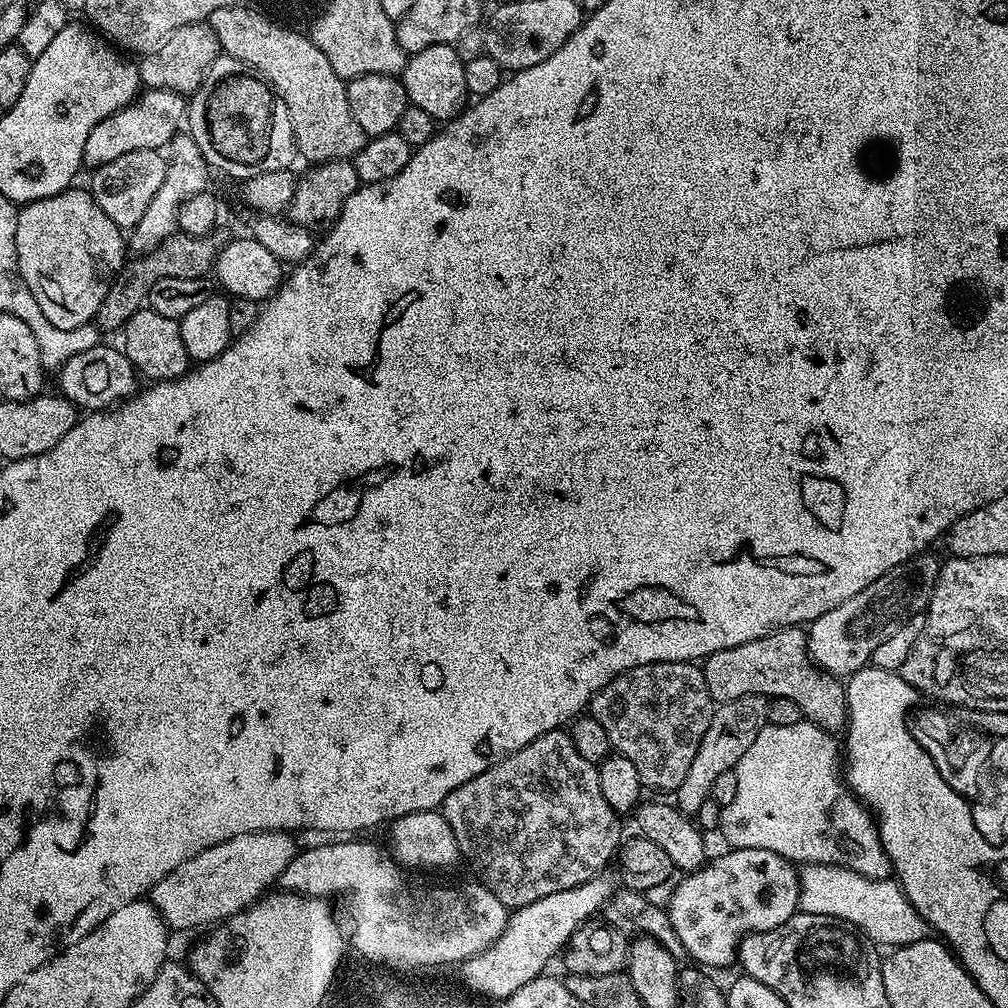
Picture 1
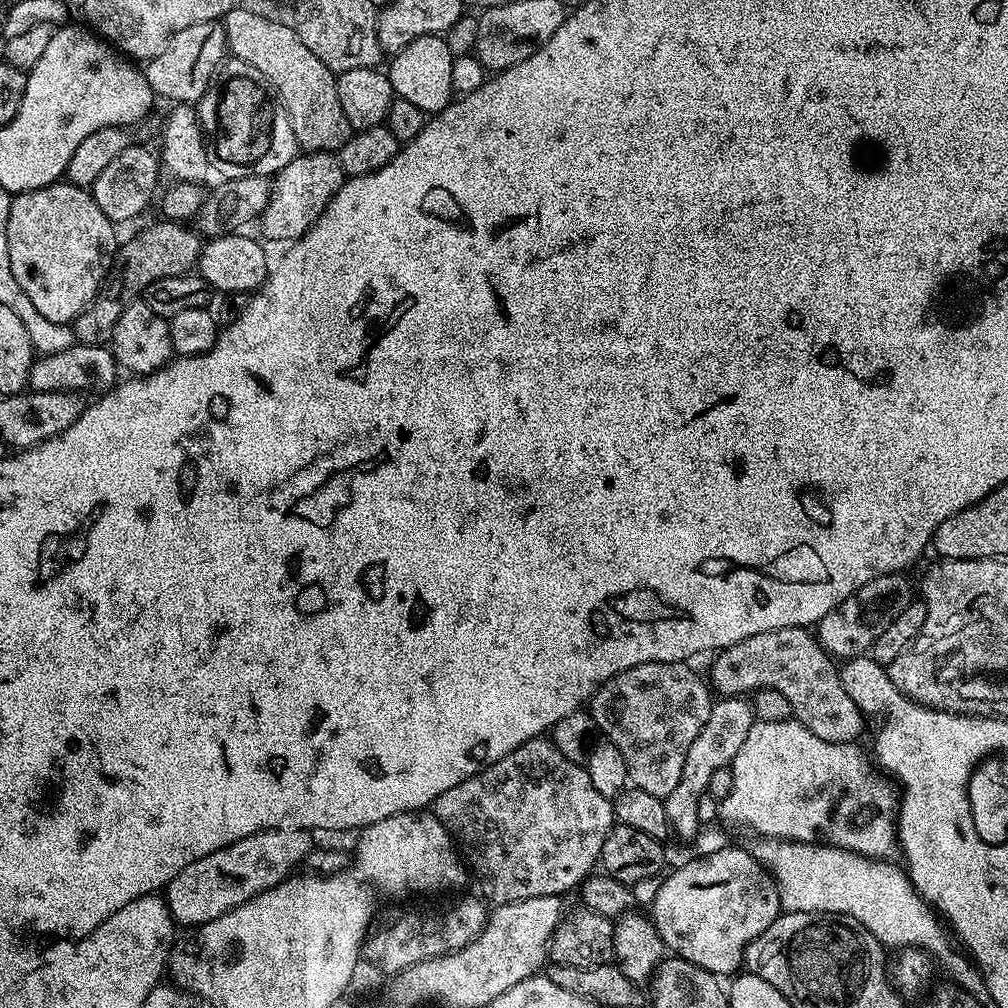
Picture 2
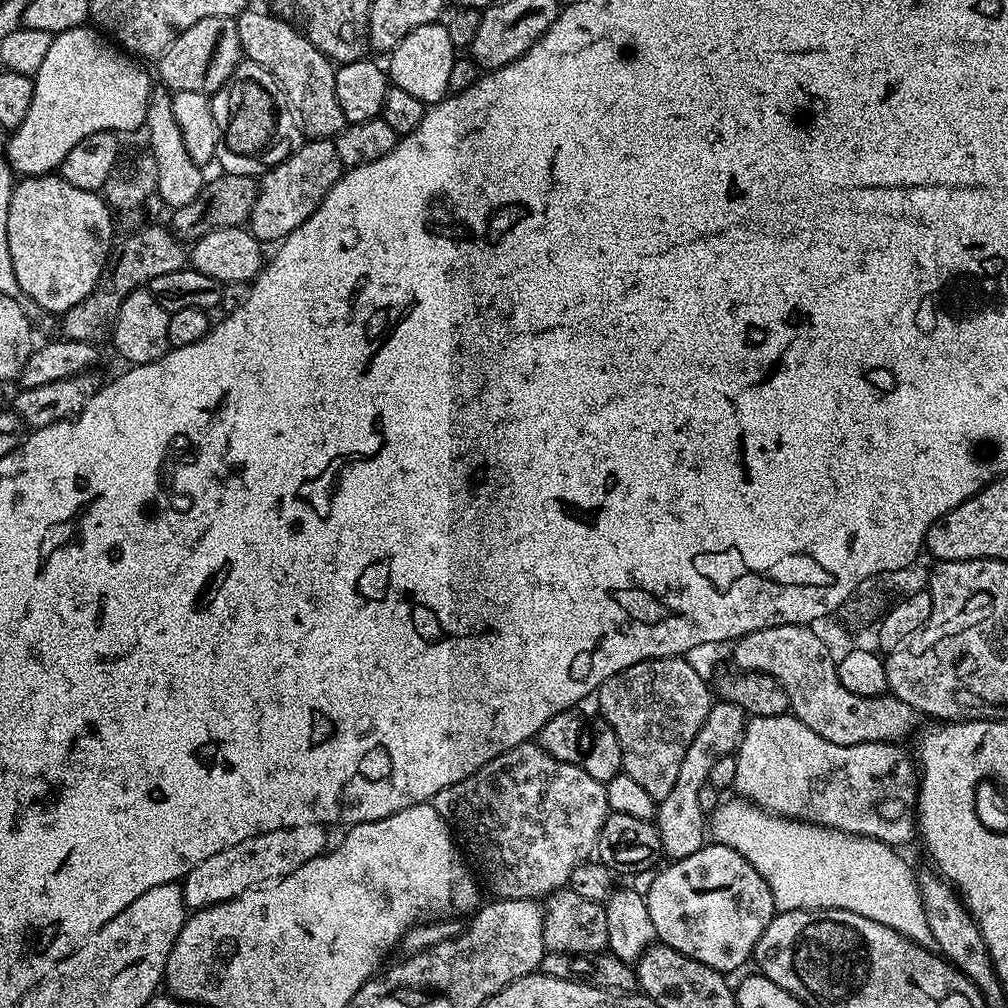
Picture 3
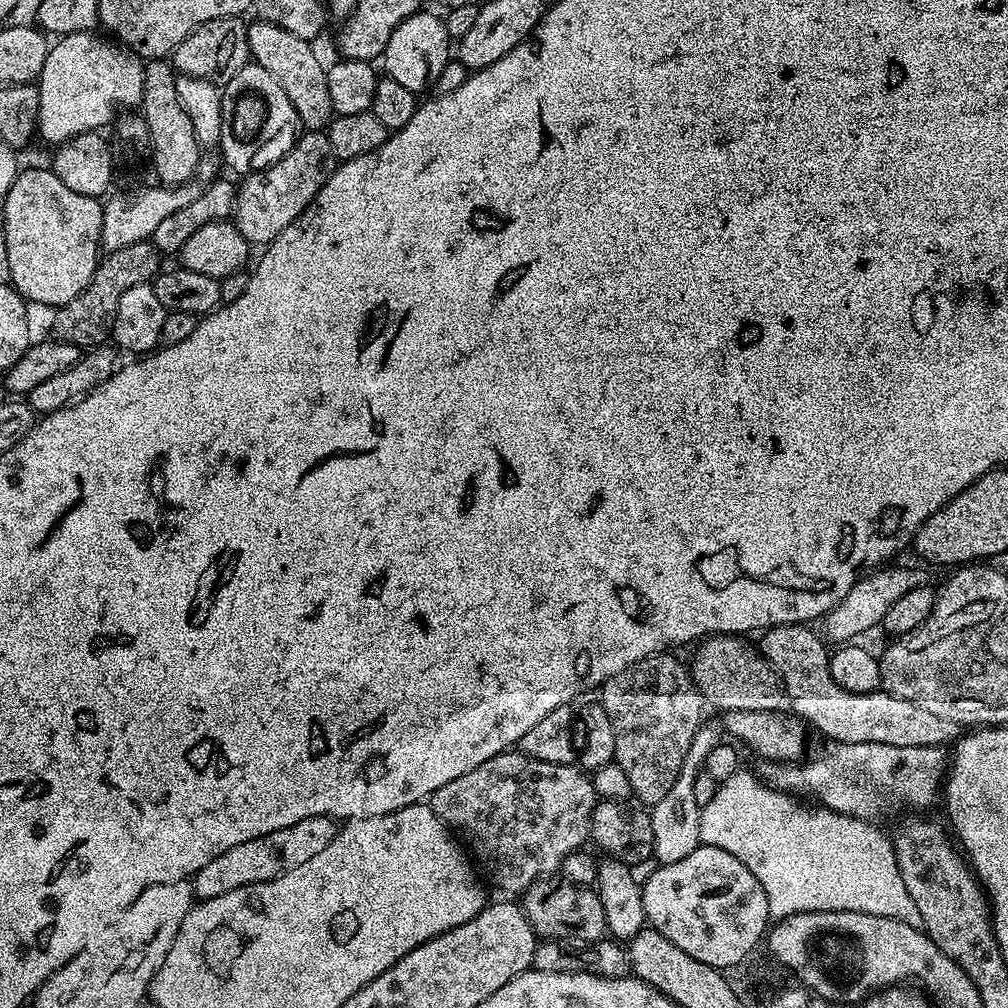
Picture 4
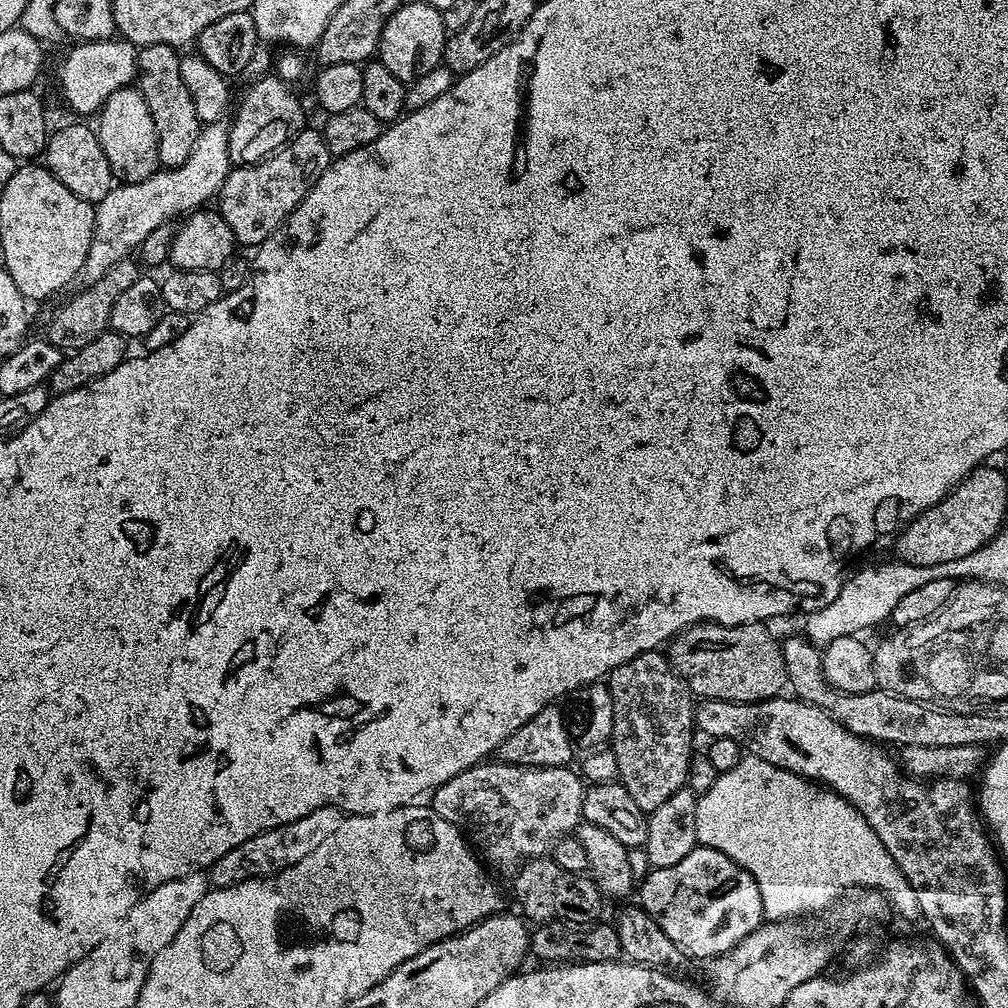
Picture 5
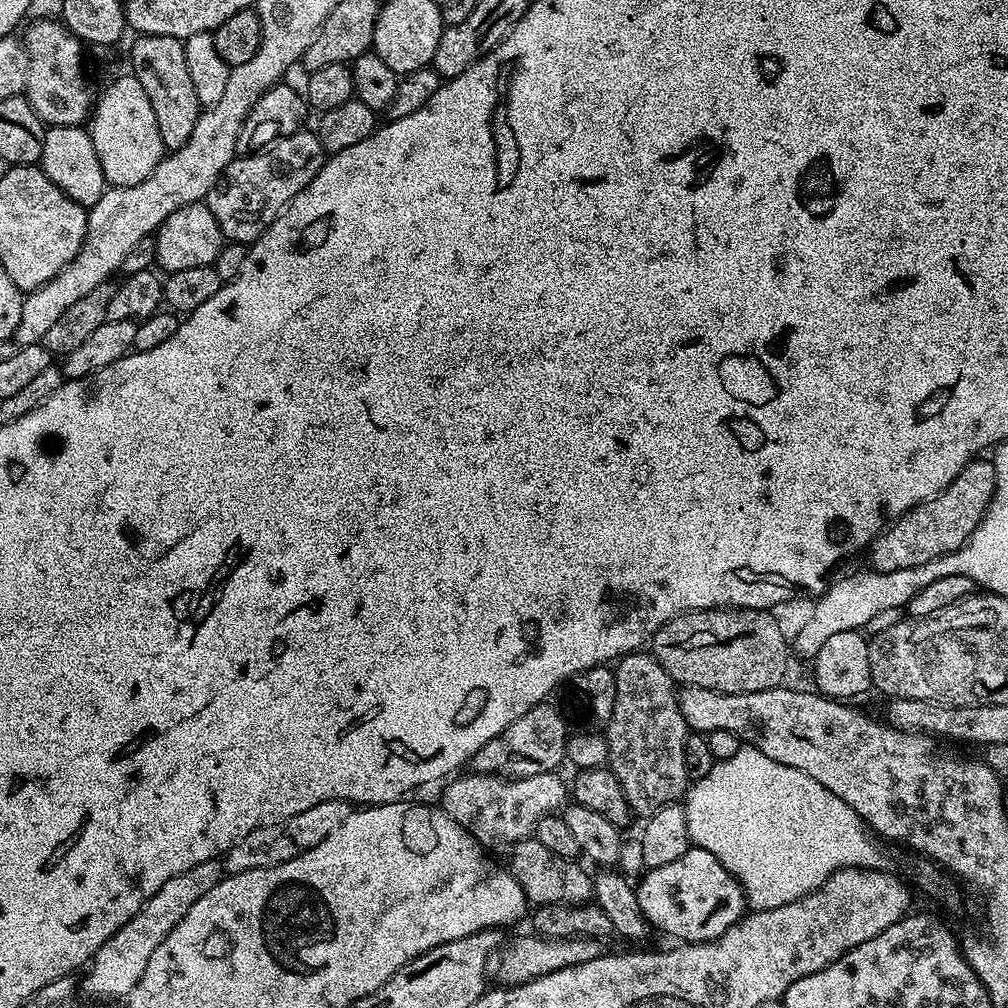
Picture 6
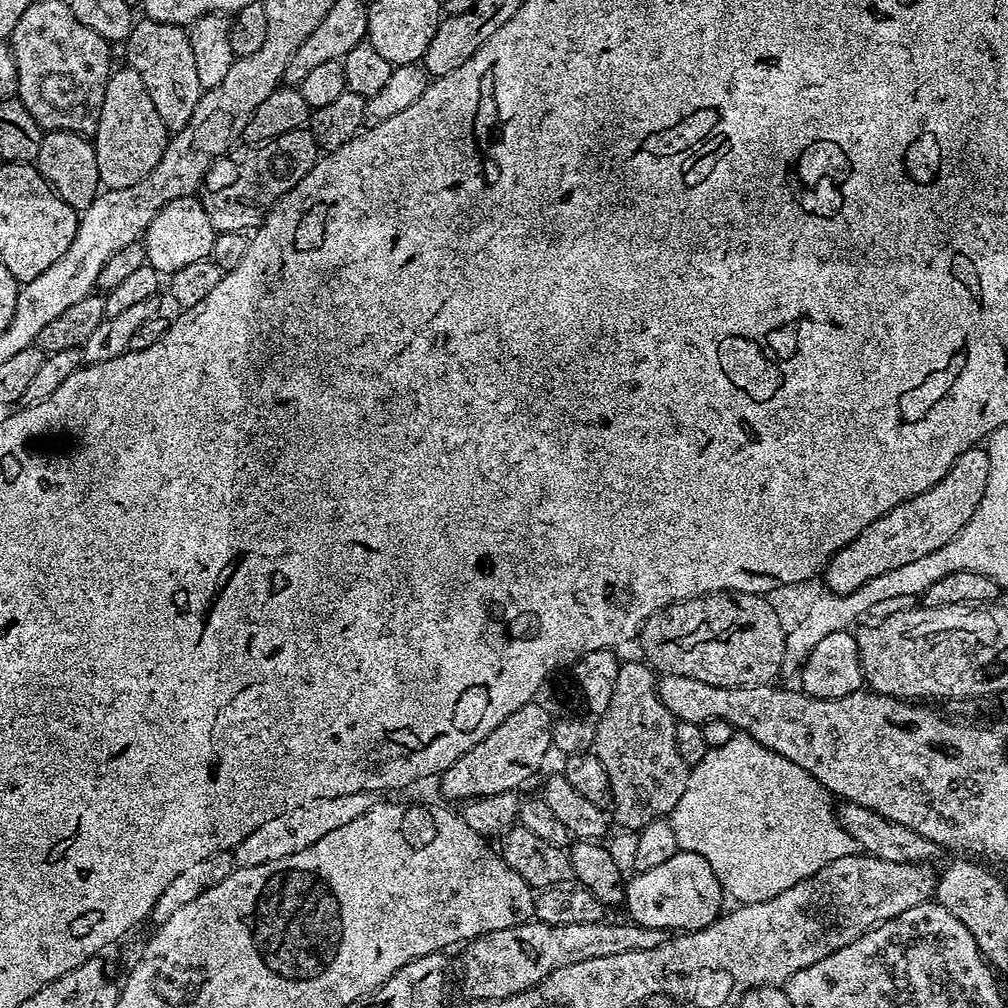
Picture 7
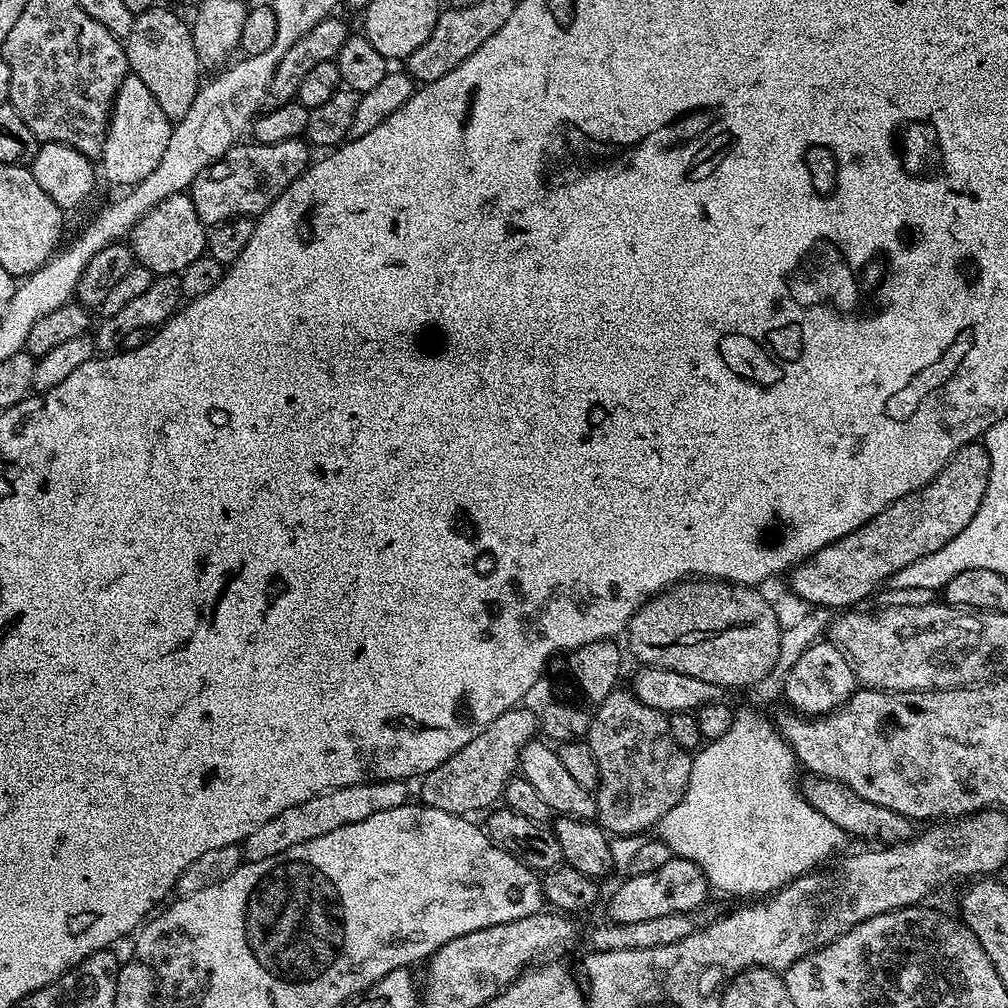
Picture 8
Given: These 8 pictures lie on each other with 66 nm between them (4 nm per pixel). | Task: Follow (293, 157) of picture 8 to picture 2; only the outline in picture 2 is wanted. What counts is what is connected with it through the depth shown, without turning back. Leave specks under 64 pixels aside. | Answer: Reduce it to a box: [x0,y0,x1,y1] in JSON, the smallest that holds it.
[258,152,346,240]

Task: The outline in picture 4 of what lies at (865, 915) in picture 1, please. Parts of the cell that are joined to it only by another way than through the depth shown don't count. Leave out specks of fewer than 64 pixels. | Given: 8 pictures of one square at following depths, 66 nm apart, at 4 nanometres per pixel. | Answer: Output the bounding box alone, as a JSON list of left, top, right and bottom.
[700,770,920,924]

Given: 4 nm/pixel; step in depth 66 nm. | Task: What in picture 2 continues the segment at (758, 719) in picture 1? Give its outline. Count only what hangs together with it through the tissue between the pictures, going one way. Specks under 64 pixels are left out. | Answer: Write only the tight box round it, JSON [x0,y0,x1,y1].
[663,698,754,840]

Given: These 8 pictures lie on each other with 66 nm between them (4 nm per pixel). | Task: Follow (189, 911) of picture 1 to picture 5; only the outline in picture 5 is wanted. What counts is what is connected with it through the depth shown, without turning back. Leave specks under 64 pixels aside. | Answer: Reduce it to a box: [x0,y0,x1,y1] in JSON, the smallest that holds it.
[210,806,342,888]

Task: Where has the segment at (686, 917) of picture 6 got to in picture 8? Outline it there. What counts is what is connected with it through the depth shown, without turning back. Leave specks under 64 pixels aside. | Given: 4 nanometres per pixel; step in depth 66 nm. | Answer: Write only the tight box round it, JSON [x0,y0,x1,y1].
[612,858,710,924]

